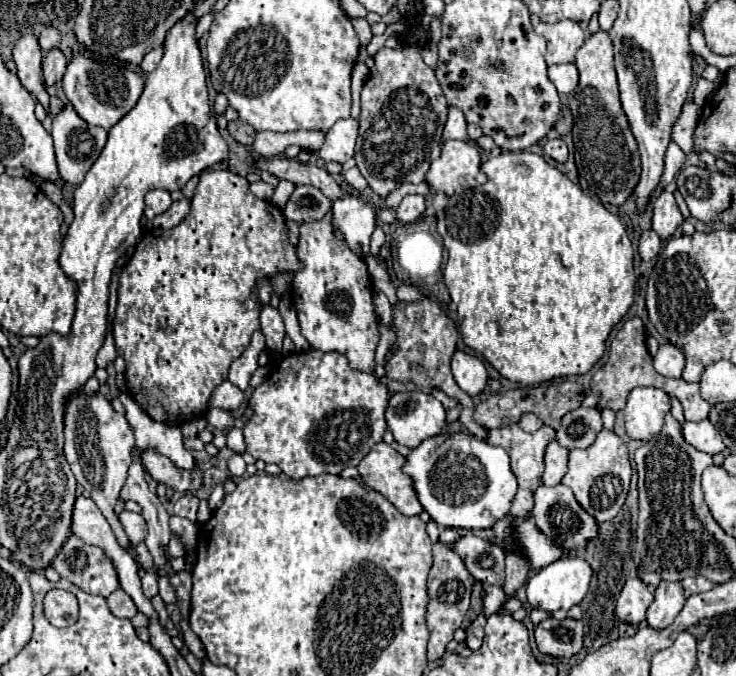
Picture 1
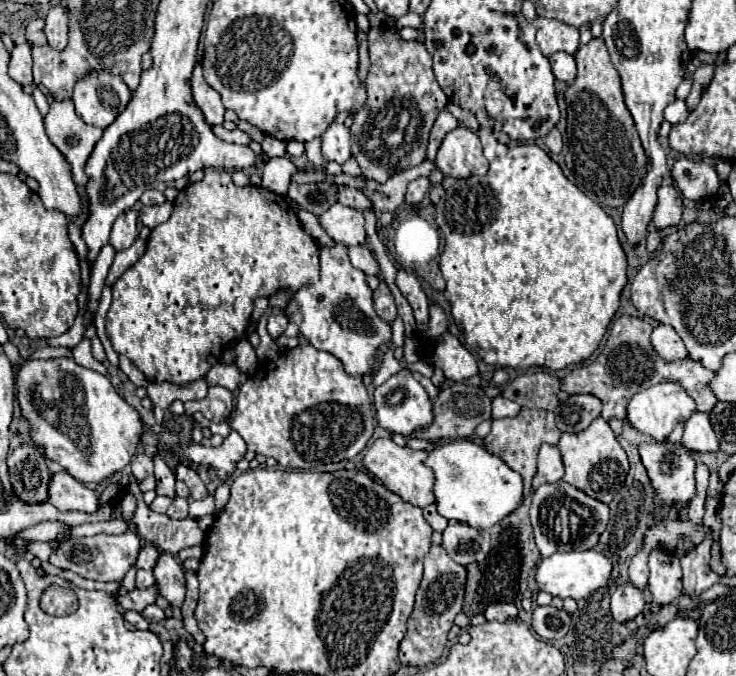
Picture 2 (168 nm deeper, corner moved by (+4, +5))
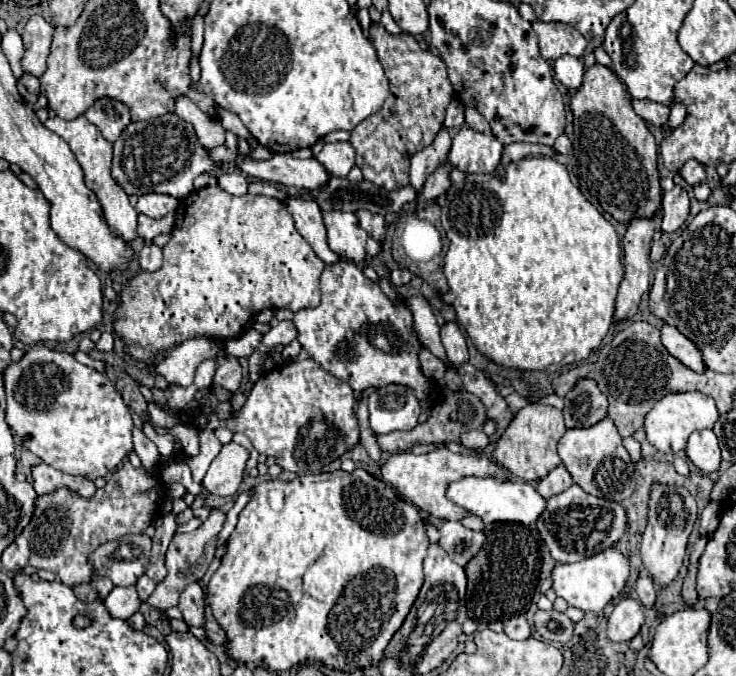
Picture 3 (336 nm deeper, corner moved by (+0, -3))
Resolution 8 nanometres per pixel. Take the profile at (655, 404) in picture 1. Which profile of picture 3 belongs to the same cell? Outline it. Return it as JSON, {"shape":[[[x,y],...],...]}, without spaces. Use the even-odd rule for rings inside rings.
{"shape":[[[699,391],[693,393],[669,393],[663,399],[659,399],[655,403],[655,407],[649,411],[647,419],[645,419],[645,429],[647,429],[647,439],[649,443],[663,451],[663,453],[677,453],[681,449],[685,449],[687,445],[687,437],[693,431],[701,431],[701,429],[713,429],[715,421],[719,419],[715,401]]]}

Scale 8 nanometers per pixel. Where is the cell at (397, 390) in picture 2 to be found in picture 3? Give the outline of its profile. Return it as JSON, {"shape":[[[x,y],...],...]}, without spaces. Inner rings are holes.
{"shape":[[[387,385],[375,389],[369,399],[369,425],[375,435],[391,431],[409,431],[417,425],[421,407],[413,391],[403,385]]]}

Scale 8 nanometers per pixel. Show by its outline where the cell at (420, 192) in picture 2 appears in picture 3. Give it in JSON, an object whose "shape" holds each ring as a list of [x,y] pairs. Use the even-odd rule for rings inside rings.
{"shape":[[[439,165],[431,175],[429,179],[425,181],[425,187],[419,195],[419,201],[429,201],[429,199],[437,199],[439,195],[443,195],[447,191],[447,187],[451,185],[449,181],[449,171],[445,165]]]}

